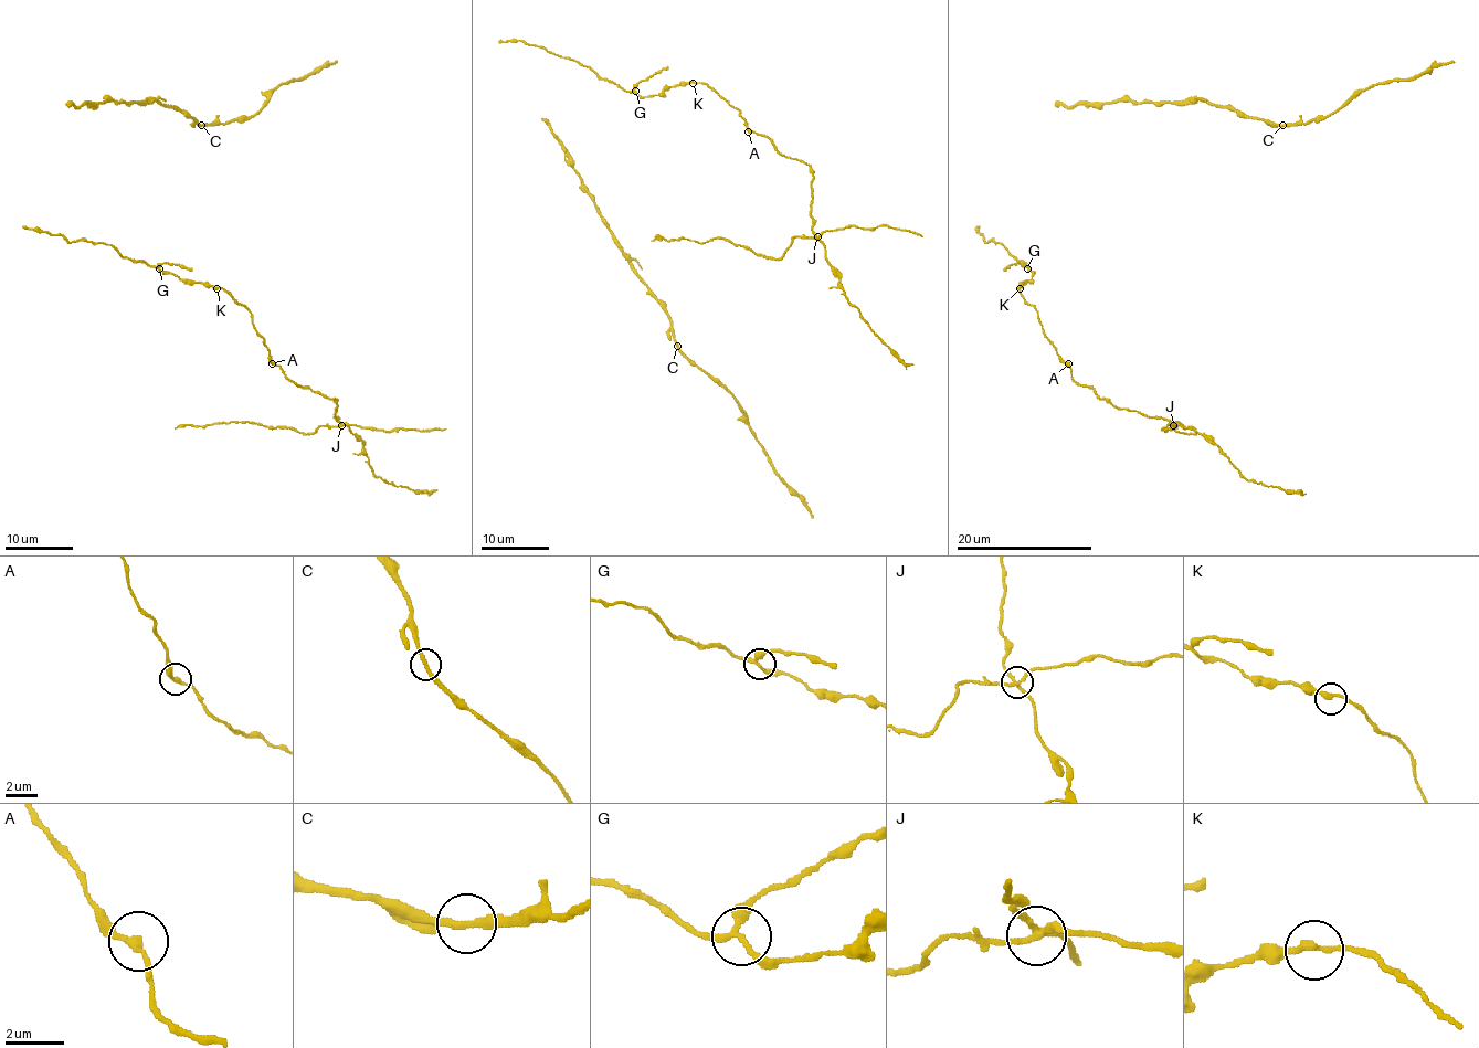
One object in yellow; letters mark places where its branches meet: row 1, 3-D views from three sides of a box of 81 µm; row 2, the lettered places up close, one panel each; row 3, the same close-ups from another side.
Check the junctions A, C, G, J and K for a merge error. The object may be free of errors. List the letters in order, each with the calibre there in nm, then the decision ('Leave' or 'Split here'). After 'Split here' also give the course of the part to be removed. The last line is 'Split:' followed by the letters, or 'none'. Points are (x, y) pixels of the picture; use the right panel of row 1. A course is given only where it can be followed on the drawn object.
A: Thickness 240 nm. Leave
C: Thickness 260 nm. Leave
G: Thickness 200 nm. Leave
J: Thickness 240 nm. Split here. Course of the part to remove: (1173, 425), (1186, 434), (1195, 432), (1192, 427), (1175, 422), (1180, 422), (1175, 425), (1176, 429)
K: Thickness 240 nm. Leave
Split: J

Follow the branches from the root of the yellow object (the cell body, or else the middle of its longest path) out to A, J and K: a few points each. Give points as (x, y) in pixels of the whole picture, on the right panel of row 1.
A: (994, 239), (1033, 272), (1029, 281), (1020, 285), (1020, 293), (1038, 313), (1048, 341), (1068, 363)
J: (994, 239), (1033, 272), (1020, 293), (1071, 379), (1121, 409), (1173, 425)
K: (994, 239), (1033, 272), (1032, 278), (1023, 282), (1020, 288)

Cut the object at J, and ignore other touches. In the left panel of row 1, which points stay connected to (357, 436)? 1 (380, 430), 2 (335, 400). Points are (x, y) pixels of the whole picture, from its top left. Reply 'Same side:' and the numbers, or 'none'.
Same side: 2

